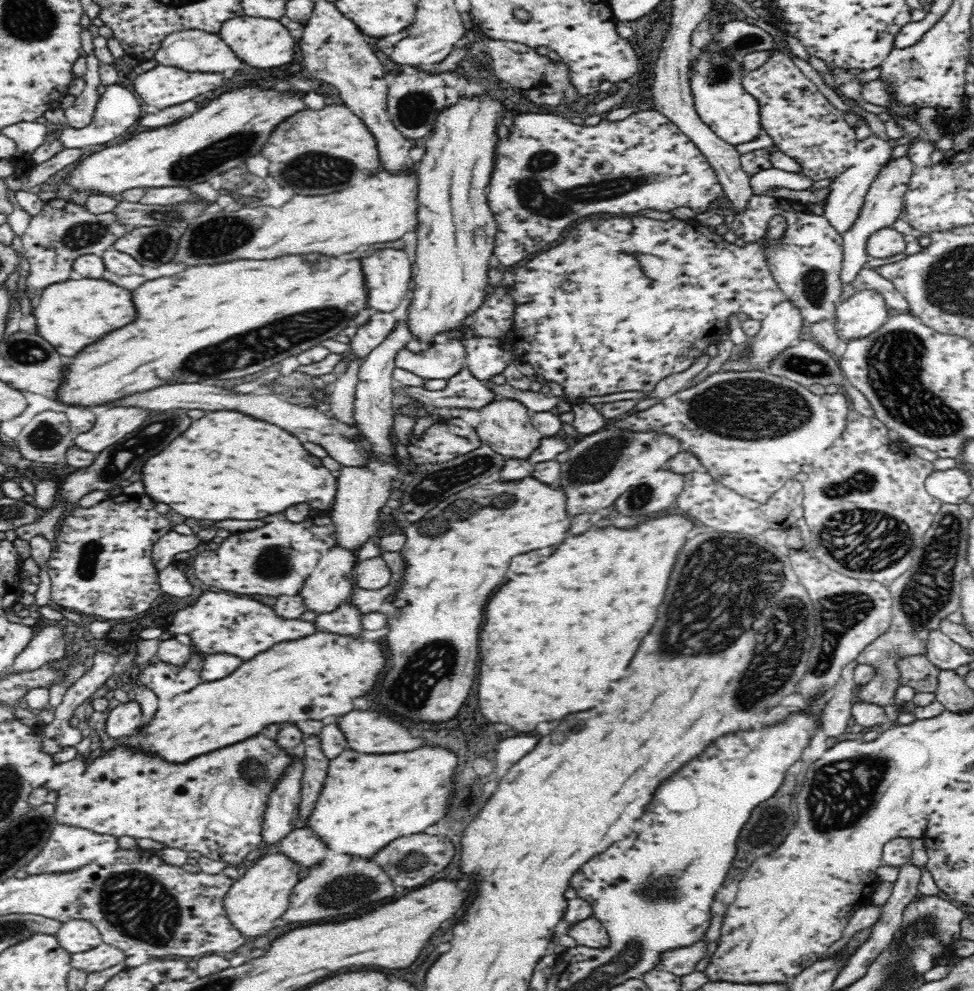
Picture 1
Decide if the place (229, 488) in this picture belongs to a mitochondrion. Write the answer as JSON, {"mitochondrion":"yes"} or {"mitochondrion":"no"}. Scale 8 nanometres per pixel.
{"mitochondrion":"no"}

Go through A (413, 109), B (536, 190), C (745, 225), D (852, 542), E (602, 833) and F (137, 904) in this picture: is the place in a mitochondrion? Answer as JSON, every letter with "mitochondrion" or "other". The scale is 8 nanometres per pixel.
{"A":"mitochondrion","B":"mitochondrion","C":"other","D":"mitochondrion","E":"other","F":"mitochondrion"}

